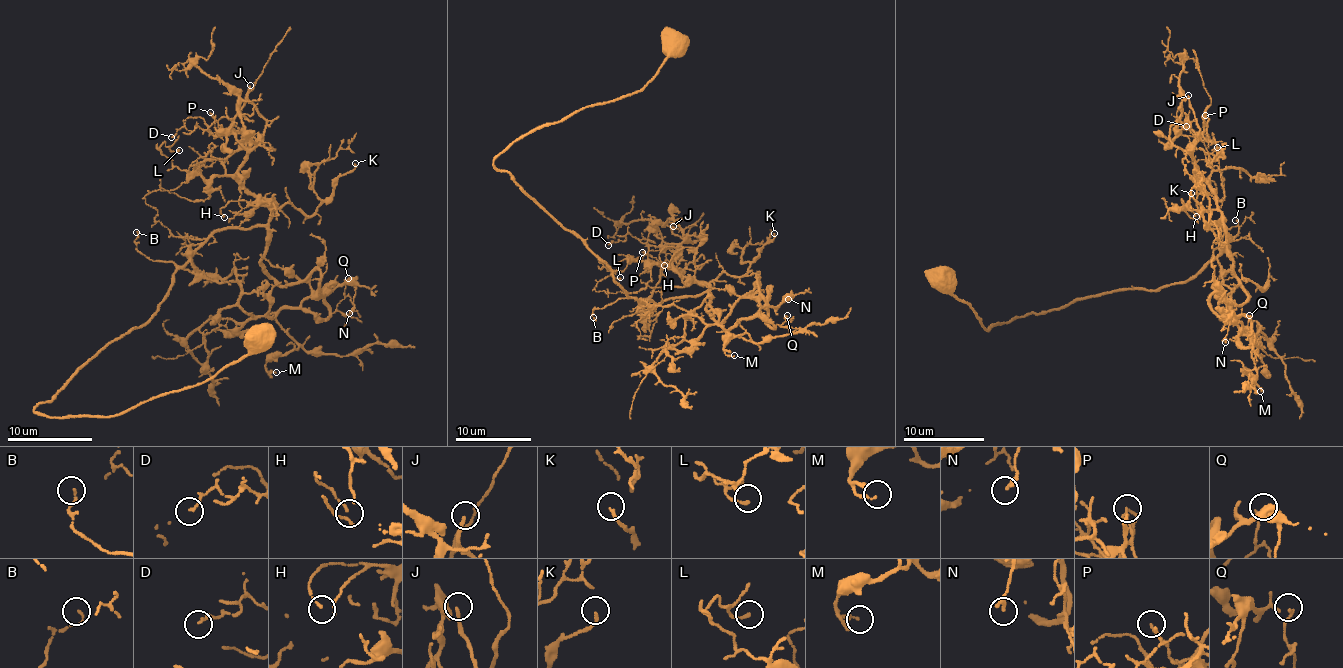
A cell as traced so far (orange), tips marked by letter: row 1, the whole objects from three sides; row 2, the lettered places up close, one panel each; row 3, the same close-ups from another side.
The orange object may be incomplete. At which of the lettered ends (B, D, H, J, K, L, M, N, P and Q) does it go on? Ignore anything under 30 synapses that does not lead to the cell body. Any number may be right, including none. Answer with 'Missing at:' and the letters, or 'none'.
Missing at: J

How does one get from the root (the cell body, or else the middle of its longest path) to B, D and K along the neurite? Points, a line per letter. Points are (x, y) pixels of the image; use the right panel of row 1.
B: (1153, 290), (1181, 284), (1201, 269), (1222, 242), (1223, 234), (1238, 224), (1235, 220)
D: (1153, 290), (1181, 284), (1230, 241), (1192, 159), (1196, 137), (1179, 122), (1187, 118), (1186, 126)
K: (1153, 290), (1181, 284), (1221, 251), (1227, 235), (1230, 241), (1215, 221), (1219, 239), (1205, 223), (1191, 193)

